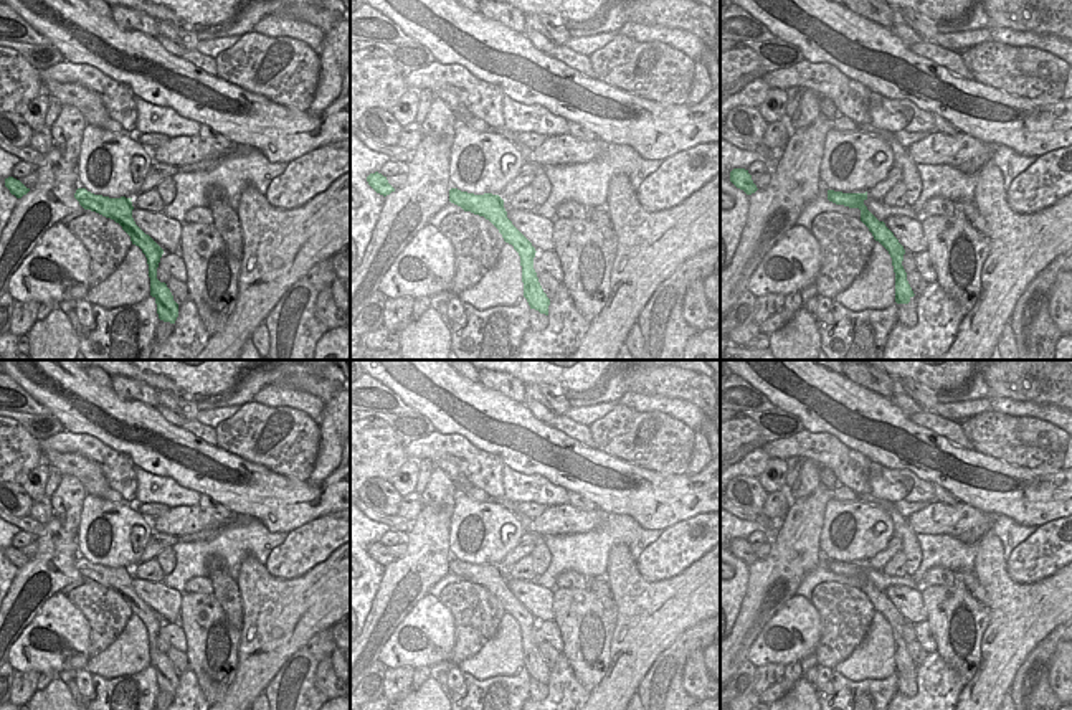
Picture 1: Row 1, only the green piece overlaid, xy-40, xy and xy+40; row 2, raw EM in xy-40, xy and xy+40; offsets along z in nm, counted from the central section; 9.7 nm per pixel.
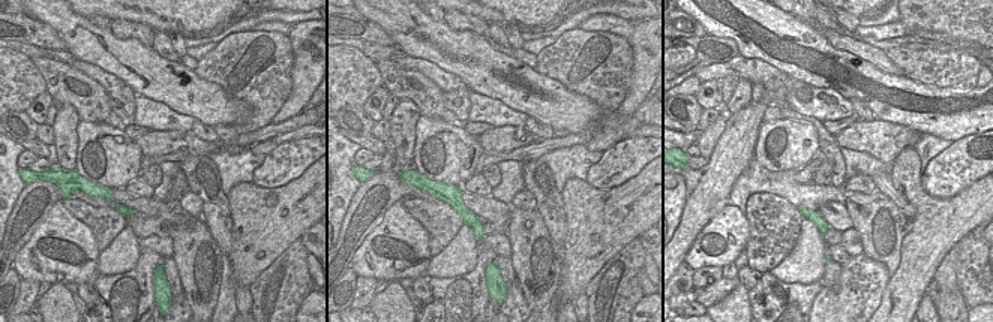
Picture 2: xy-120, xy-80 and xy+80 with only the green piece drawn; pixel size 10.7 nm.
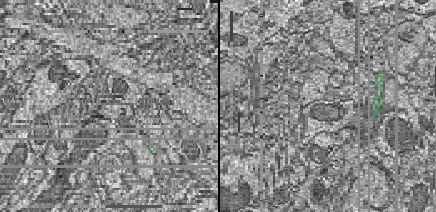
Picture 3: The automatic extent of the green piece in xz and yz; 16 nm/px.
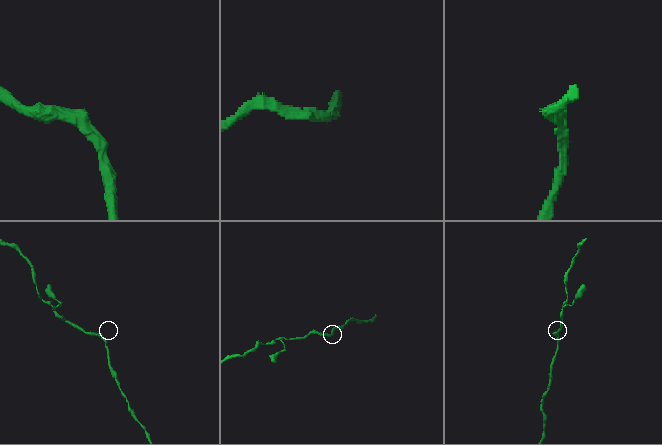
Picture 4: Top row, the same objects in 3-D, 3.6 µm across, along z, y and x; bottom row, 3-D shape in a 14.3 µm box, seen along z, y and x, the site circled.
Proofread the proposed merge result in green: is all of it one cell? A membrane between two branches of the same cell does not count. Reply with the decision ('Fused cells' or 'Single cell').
Single cell

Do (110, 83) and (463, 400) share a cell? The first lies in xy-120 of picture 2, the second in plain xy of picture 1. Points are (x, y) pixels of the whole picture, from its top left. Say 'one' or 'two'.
two

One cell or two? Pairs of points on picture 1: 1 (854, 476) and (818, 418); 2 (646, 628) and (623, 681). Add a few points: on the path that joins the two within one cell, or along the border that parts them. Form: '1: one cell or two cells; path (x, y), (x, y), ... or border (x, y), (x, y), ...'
1: two cells; border (805, 428), (815, 433), (831, 433), (861, 454)
2: one cell; path (638, 641), (626, 667)

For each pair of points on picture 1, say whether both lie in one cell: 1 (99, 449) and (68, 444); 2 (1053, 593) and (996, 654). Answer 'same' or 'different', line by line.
1: same
2: same

